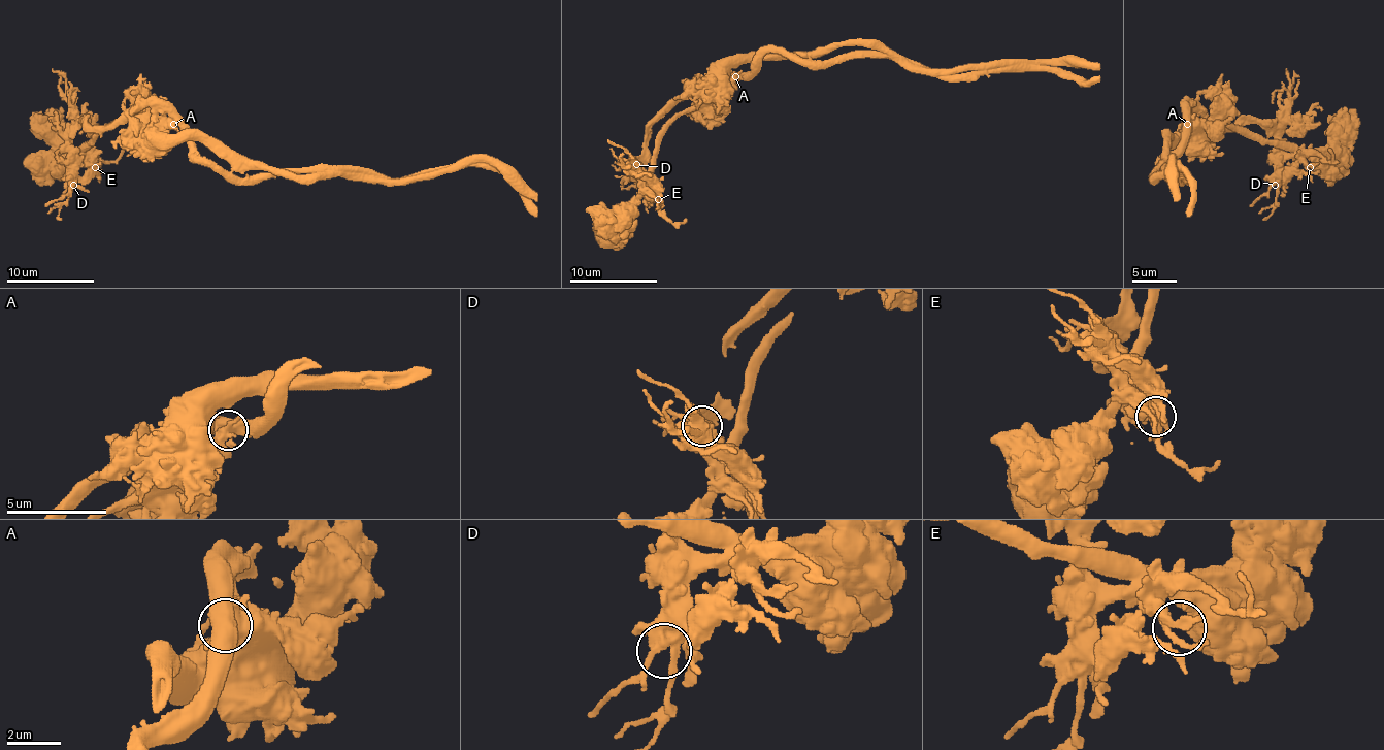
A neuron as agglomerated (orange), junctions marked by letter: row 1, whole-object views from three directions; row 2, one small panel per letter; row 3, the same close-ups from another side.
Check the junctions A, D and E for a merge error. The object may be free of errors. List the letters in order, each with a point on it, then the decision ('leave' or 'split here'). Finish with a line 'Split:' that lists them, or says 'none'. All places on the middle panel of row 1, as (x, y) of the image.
A: at (735, 76); split here
D: at (636, 164); leave
E: at (658, 199); leave
Split: A

